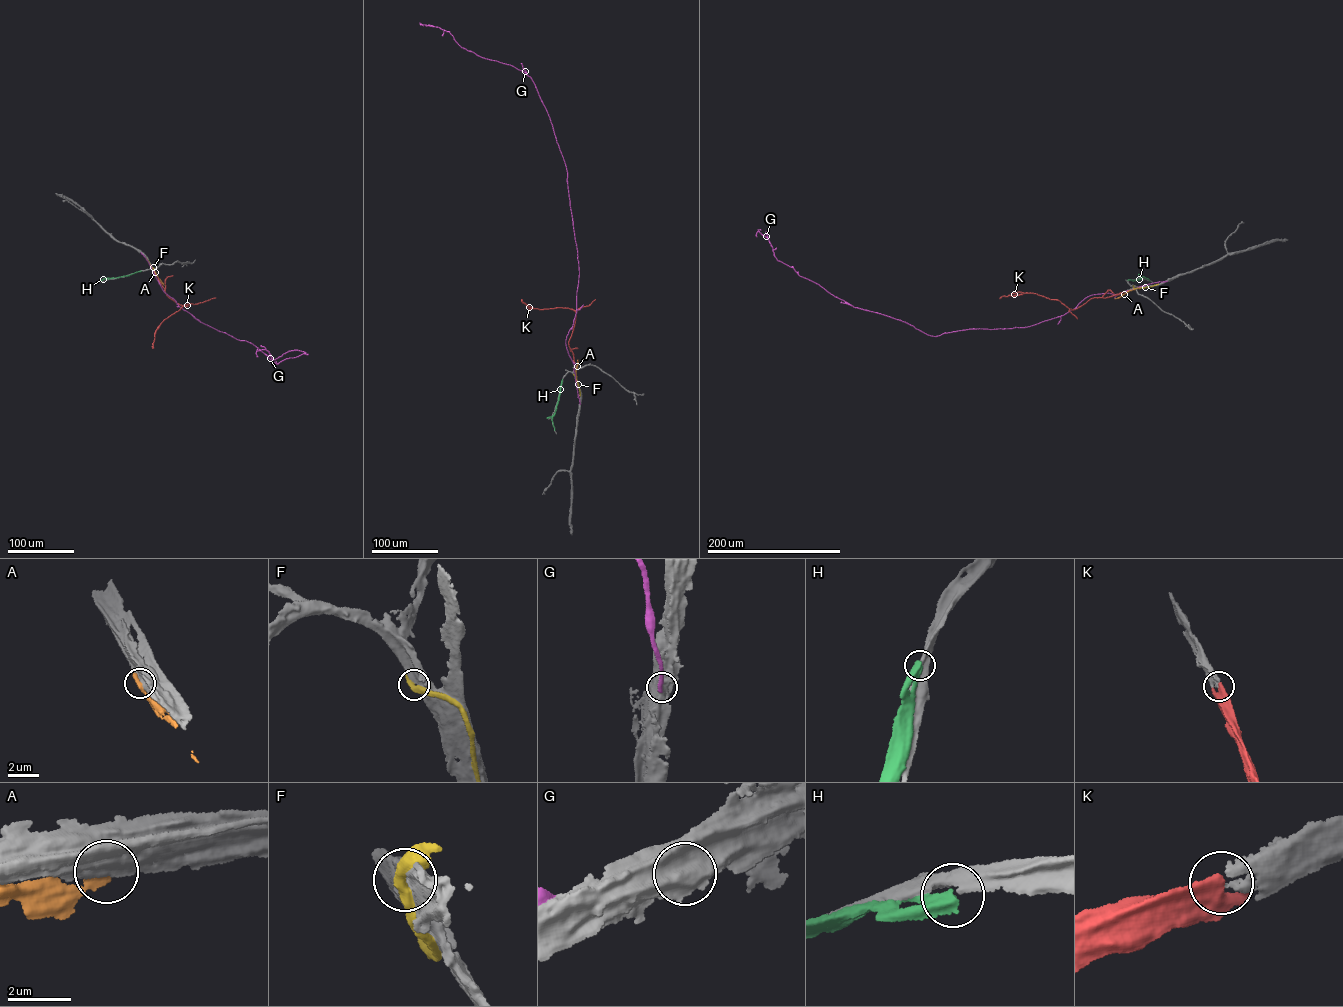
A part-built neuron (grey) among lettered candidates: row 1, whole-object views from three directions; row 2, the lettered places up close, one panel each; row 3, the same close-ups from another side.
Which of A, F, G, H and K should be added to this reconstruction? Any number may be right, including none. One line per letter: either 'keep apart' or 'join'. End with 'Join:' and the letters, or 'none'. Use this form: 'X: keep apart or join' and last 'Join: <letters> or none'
A: keep apart
F: keep apart
G: keep apart
H: keep apart
K: join
Join: K

